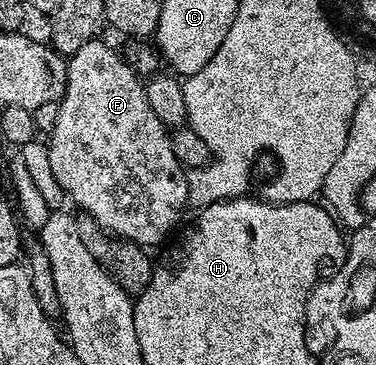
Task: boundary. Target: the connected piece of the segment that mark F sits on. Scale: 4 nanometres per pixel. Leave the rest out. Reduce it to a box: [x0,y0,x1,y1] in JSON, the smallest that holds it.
[47,38,189,246]

